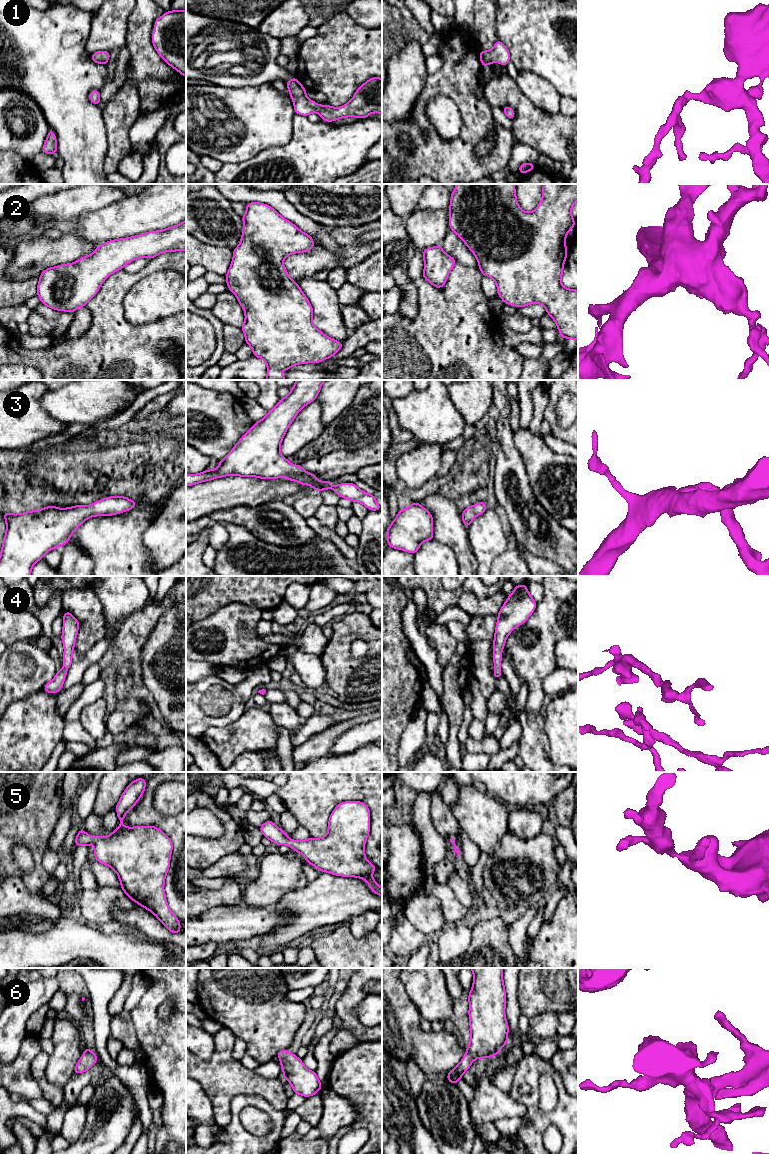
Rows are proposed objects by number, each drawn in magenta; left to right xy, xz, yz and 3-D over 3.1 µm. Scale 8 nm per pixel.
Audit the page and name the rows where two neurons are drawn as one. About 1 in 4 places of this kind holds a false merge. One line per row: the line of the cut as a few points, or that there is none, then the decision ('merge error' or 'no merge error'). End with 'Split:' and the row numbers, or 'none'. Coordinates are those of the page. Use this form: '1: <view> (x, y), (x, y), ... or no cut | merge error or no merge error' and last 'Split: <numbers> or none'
1: no cut | no merge error
2: no cut | no merge error
3: no cut | no merge error
4: no cut | no merge error
5: no cut | no merge error
6: no cut | no merge error
Split: none

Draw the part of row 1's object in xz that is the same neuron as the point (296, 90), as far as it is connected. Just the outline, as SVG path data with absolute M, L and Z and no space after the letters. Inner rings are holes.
M296 77L286 82L297 114L308 116L317 112L326 122L345 117L367 118L371 113L382 114L382 78L373 77L361 85L352 99L341 107L319 105L306 96L306 89Z

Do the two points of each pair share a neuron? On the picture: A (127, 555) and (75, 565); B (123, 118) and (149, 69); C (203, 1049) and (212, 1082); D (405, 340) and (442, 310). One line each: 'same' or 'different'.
A: different
B: same
C: different
D: same

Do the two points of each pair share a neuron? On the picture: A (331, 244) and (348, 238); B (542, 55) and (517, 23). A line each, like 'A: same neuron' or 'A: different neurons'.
A: different neurons
B: same neuron

